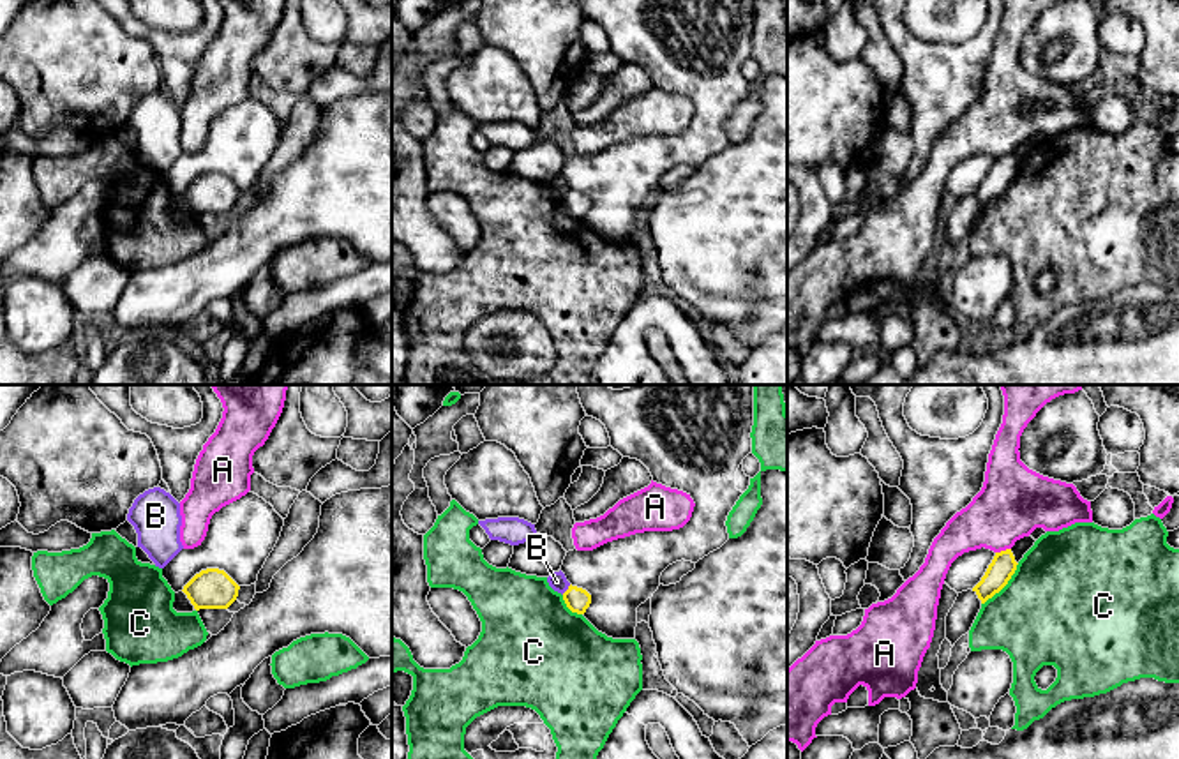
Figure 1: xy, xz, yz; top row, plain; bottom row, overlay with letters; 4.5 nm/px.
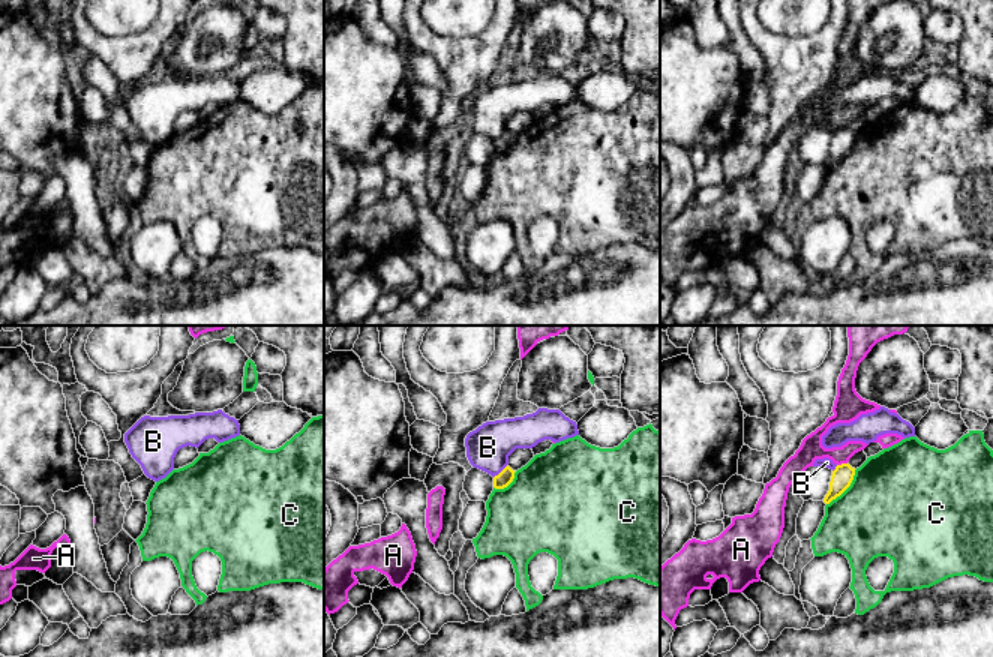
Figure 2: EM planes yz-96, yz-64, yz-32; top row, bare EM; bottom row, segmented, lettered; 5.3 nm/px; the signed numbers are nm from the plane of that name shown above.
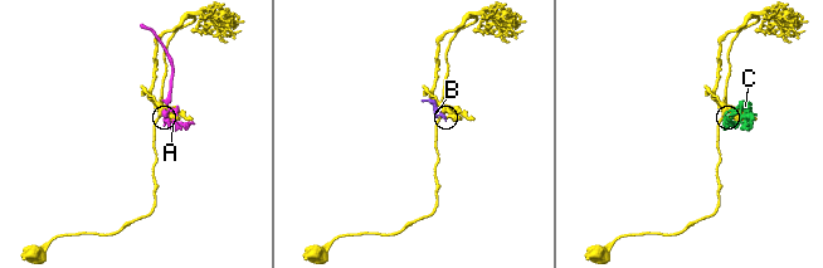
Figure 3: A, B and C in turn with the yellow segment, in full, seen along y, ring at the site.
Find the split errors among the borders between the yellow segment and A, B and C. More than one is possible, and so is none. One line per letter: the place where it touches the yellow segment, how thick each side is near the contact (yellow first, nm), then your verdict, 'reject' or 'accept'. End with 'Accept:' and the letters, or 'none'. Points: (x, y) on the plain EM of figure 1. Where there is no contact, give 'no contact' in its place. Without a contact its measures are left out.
A: yz (1003, 156) | 120/320 nm | reject
B: xz (567, 195) | 110/80 nm | reject
C: yz (1003, 191) | 120/480 nm | reject
Accept: none

